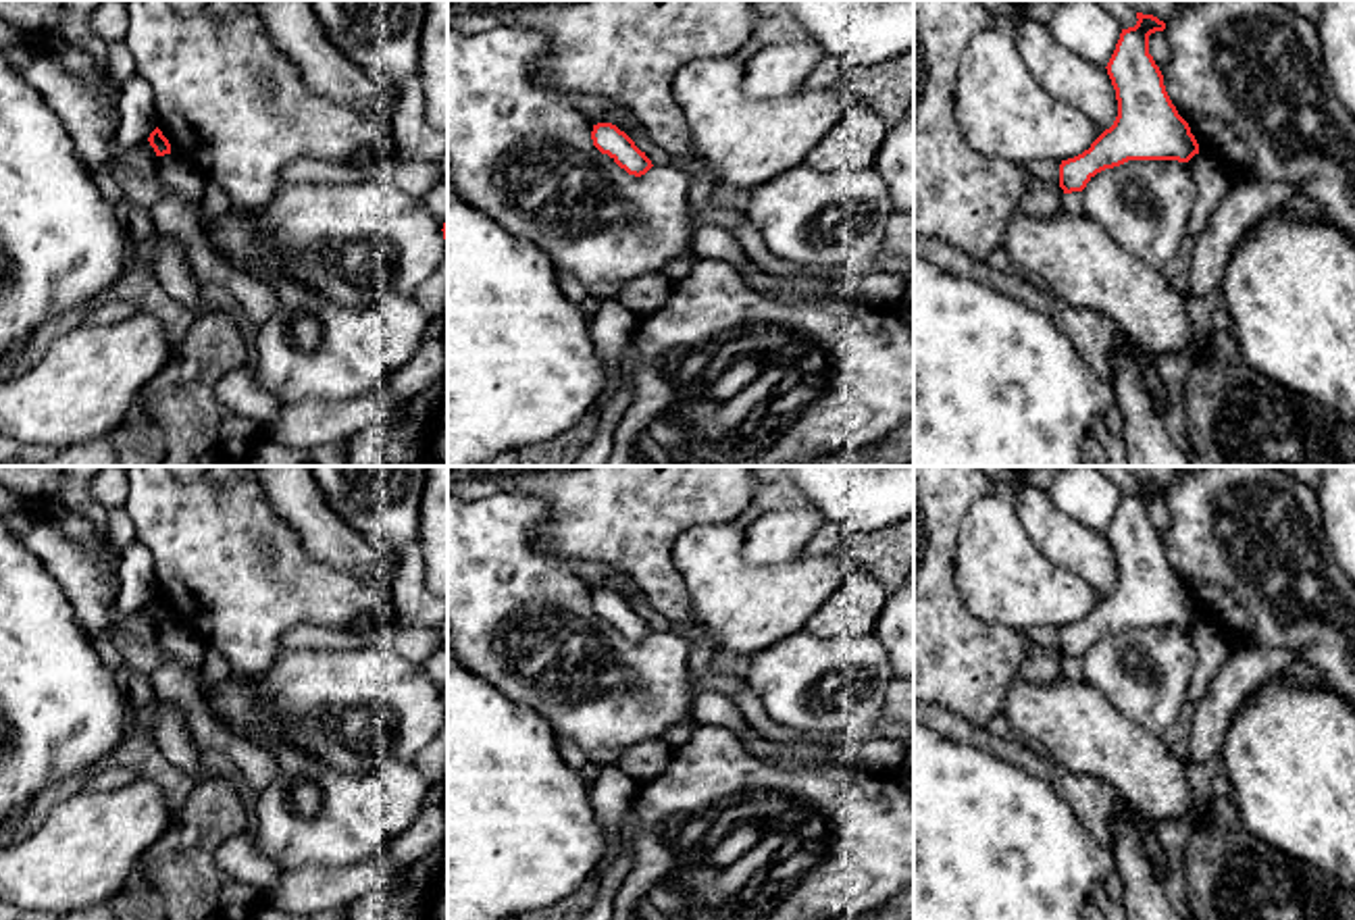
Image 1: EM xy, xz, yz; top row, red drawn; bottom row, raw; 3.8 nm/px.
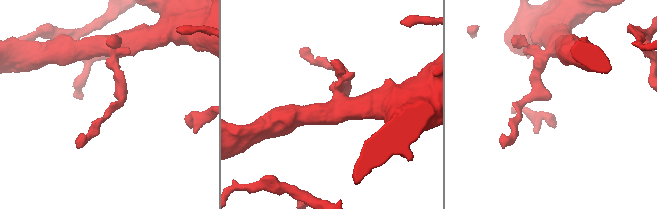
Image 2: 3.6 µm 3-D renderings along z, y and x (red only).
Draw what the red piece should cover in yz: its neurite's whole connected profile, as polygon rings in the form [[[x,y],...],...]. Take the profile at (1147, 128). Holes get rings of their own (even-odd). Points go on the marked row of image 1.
[[[1136,12],[1136,19],[1134,27],[1122,29],[1105,67],[1116,90],[1118,117],[1089,150],[1062,160],[1064,194],[1082,191],[1097,173],[1128,160],[1188,162],[1199,154],[1199,144],[1172,104],[1164,75],[1149,54],[1149,35],[1164,31],[1166,23],[1143,12]]]

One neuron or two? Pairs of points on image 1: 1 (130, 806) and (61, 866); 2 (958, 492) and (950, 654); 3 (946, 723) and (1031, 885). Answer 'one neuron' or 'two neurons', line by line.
1: one neuron
2: one neuron
3: two neurons

